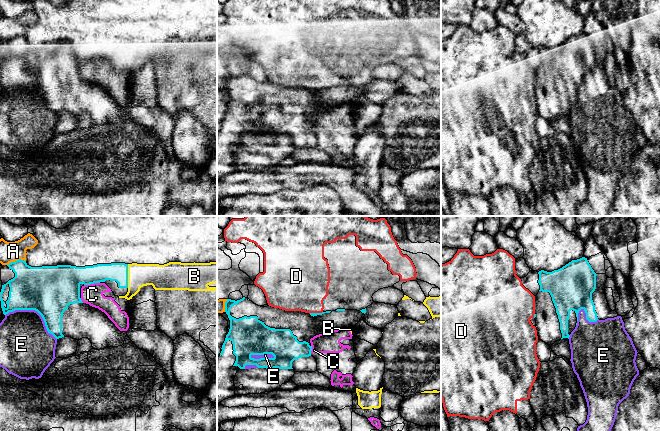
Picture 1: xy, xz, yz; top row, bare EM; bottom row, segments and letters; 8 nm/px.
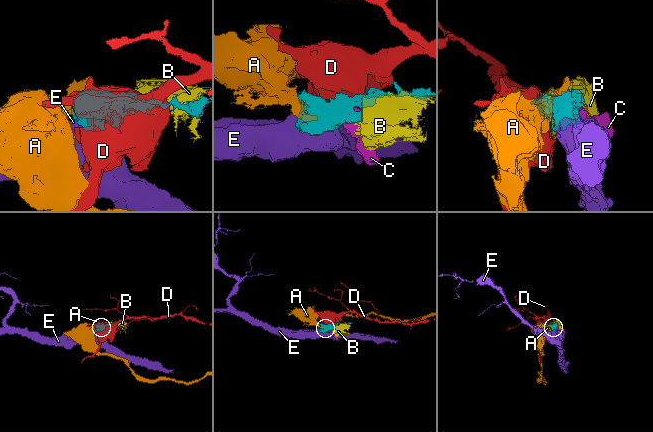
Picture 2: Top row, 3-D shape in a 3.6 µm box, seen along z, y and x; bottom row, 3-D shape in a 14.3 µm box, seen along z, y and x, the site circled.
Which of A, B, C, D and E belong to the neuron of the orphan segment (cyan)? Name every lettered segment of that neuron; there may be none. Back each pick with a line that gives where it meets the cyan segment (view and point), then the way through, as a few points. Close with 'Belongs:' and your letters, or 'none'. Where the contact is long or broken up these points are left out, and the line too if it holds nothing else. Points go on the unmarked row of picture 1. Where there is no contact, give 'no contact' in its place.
Belongs: none

